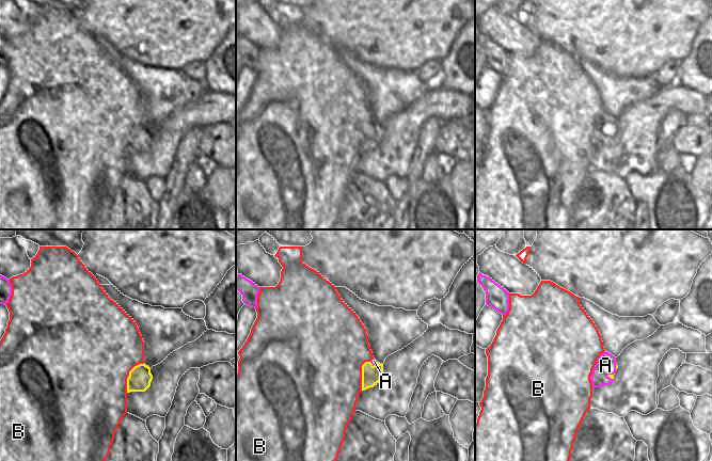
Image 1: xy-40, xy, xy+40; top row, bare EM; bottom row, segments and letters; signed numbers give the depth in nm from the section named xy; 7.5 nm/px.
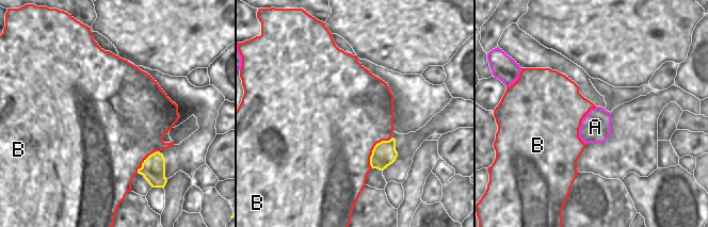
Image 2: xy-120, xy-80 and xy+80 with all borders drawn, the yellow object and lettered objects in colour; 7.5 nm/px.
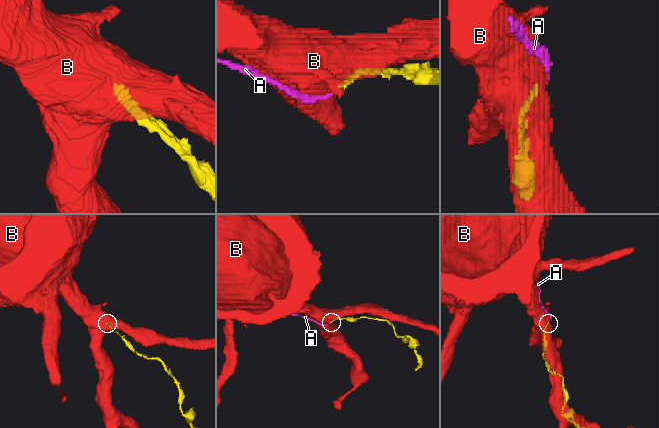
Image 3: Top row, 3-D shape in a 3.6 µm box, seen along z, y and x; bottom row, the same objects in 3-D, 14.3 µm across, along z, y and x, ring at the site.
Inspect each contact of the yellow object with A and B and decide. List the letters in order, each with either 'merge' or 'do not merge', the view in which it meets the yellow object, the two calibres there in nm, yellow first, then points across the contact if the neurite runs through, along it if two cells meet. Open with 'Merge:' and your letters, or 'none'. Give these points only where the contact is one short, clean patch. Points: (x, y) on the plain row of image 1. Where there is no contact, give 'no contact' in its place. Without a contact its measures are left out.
Merge: A
A: merge; contact in xy+40; calibres 30 and 150 nm; way xy+40 (611, 137), (610, 136), (605, 131), (605, 126)
B: do not merge; contact in xy-40; calibres 180 and 500 nm

